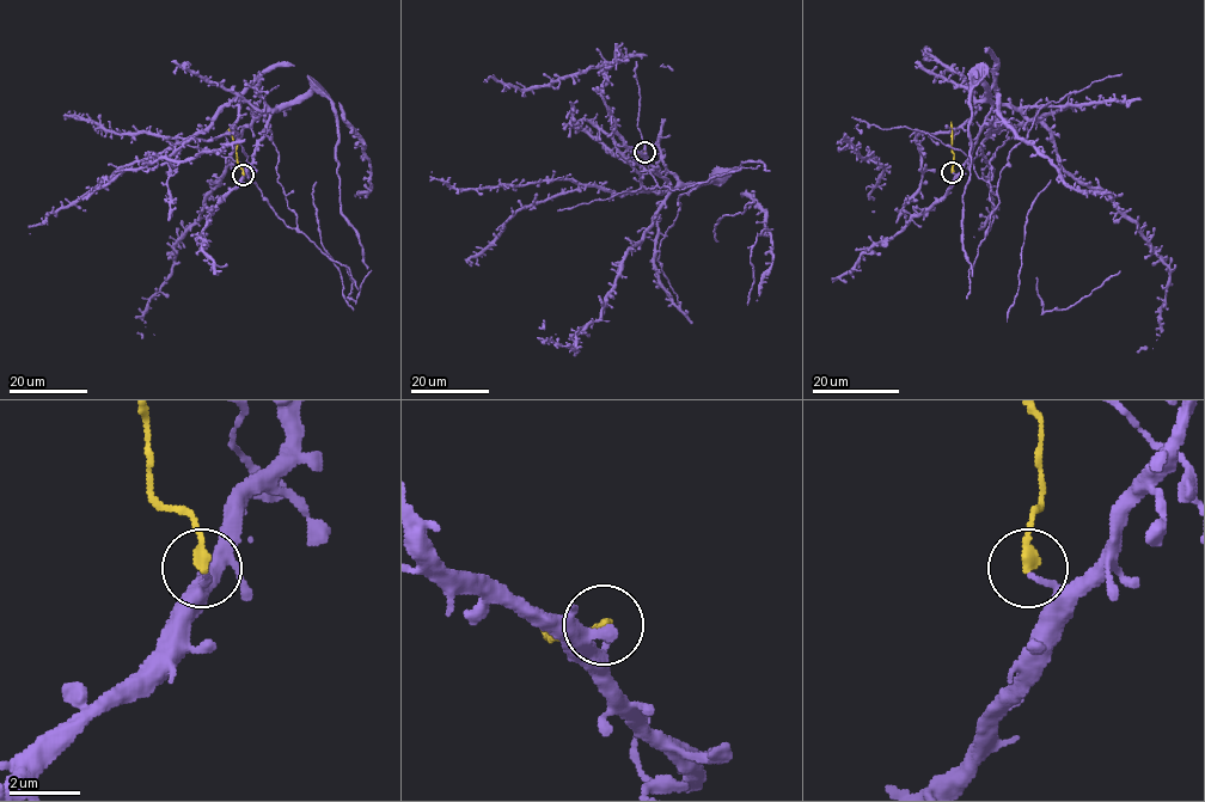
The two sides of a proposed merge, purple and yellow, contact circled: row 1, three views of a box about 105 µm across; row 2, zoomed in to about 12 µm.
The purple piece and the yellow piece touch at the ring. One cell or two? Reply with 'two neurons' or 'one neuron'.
two neurons

